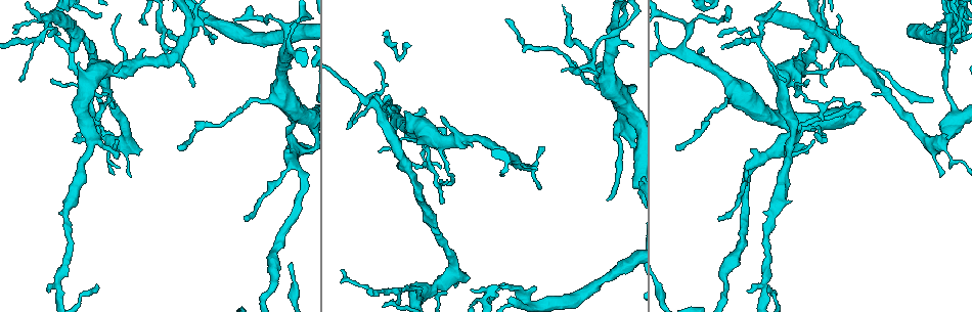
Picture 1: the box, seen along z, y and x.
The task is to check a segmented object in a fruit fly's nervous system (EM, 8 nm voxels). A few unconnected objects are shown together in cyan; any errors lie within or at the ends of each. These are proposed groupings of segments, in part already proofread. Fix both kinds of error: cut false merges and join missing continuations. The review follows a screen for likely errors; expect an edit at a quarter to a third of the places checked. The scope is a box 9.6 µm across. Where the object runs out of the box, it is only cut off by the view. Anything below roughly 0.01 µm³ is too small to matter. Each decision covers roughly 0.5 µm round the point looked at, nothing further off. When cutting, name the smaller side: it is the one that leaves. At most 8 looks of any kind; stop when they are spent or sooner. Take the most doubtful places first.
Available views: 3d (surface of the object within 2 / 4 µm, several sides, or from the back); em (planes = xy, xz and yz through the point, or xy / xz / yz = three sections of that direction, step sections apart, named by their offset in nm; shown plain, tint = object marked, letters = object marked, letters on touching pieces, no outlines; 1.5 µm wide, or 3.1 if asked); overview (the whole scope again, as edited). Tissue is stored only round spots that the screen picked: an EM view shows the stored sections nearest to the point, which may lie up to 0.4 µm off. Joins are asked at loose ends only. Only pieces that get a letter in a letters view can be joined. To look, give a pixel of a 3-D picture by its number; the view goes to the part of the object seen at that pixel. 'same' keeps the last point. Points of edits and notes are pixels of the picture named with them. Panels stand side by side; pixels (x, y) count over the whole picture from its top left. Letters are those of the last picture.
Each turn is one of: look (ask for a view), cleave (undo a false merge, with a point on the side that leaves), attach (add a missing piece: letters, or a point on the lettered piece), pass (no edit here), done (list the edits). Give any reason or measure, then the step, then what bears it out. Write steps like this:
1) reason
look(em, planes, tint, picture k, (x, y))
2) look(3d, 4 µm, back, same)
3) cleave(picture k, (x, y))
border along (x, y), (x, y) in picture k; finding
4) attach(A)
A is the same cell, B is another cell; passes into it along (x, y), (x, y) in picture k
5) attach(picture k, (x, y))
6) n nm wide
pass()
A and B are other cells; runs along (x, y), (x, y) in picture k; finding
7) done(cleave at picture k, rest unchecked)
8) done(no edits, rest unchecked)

look(3d, 4 µm, picture 1, (823, 136))

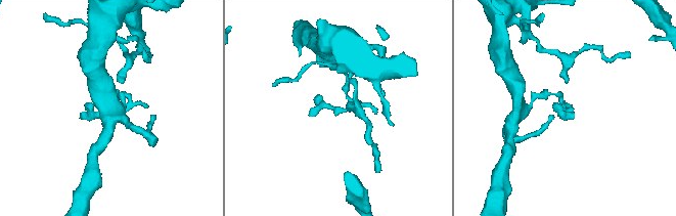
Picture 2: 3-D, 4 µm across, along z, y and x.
need the tissue
look(em, xy, step 4, tint, picture 2, (565, 110))

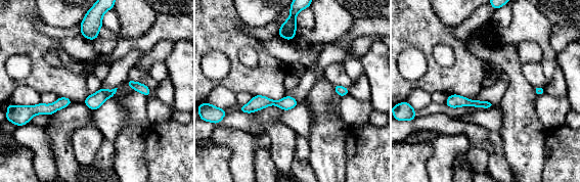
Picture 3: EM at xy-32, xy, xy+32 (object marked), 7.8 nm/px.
look(em, planes, letters, same)

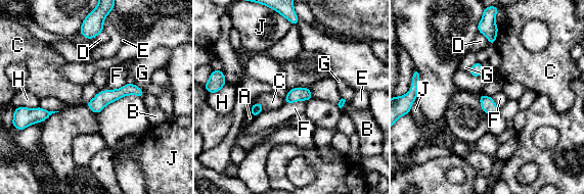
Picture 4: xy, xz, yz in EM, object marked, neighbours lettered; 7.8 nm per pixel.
110 nm wide; F touches over 190 nm
pass()
A, B, C, D, E, F, G, H and J are other cells; one neuron here

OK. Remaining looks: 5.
an open end
look(em, xy, step 8, letters, picture 1, (929, 33))

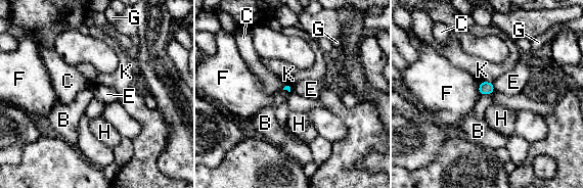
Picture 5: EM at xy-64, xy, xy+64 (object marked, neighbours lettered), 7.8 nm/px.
cut it another way
look(em, yz, step 4, letters, same)

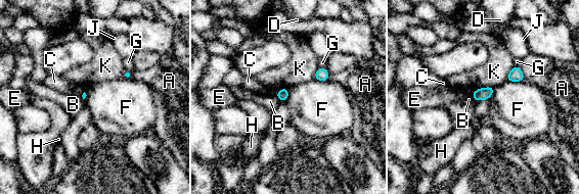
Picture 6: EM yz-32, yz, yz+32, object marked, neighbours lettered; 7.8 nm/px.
pass()
A, B, C, D, E, F, G, H, J and K are other cells; border along (506, 80), (523, 81) in picture 6; no lettered piece goes on from it

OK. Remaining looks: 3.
branch stops here
look(em, planes, letters, picture 1, (179, 146))

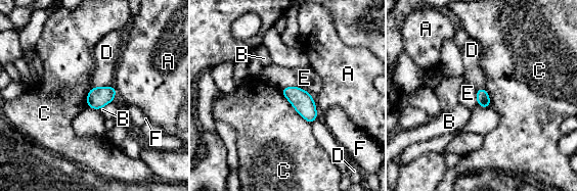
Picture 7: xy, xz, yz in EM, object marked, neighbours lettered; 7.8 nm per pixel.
110 nm wide
pass()
A, B, C, D, E and F are other cells; border along (280, 90), (293, 107), (309, 124) in picture 7; no lettered piece goes on from it

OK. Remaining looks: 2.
thin end
look(em, xz, step 8, tint, picture 1, (381, 150))

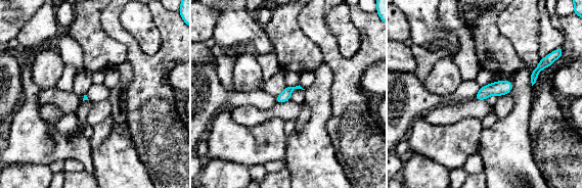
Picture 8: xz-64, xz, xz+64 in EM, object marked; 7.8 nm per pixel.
cut it another way
look(em, planes, letters, same)

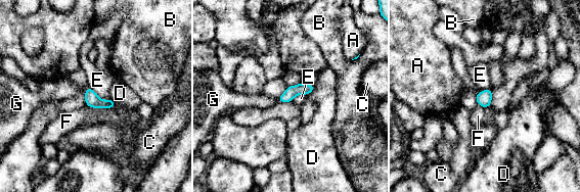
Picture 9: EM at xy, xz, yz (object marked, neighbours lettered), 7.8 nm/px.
100 nm wide
pass()
A, B, C, D, E, F and G are other cells; runs along (310, 88), (294, 90), (281, 99) in picture 9; none of them fits

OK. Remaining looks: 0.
done(no edits, rest unchecked)

